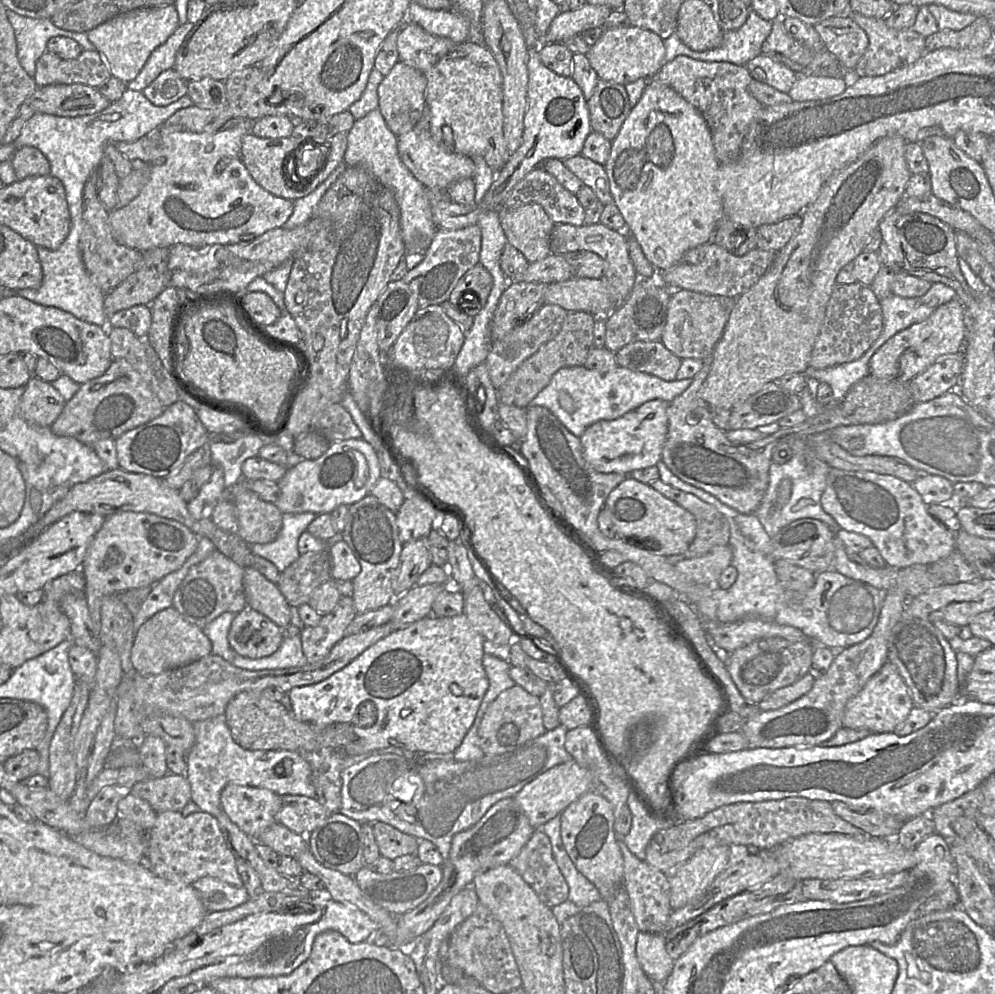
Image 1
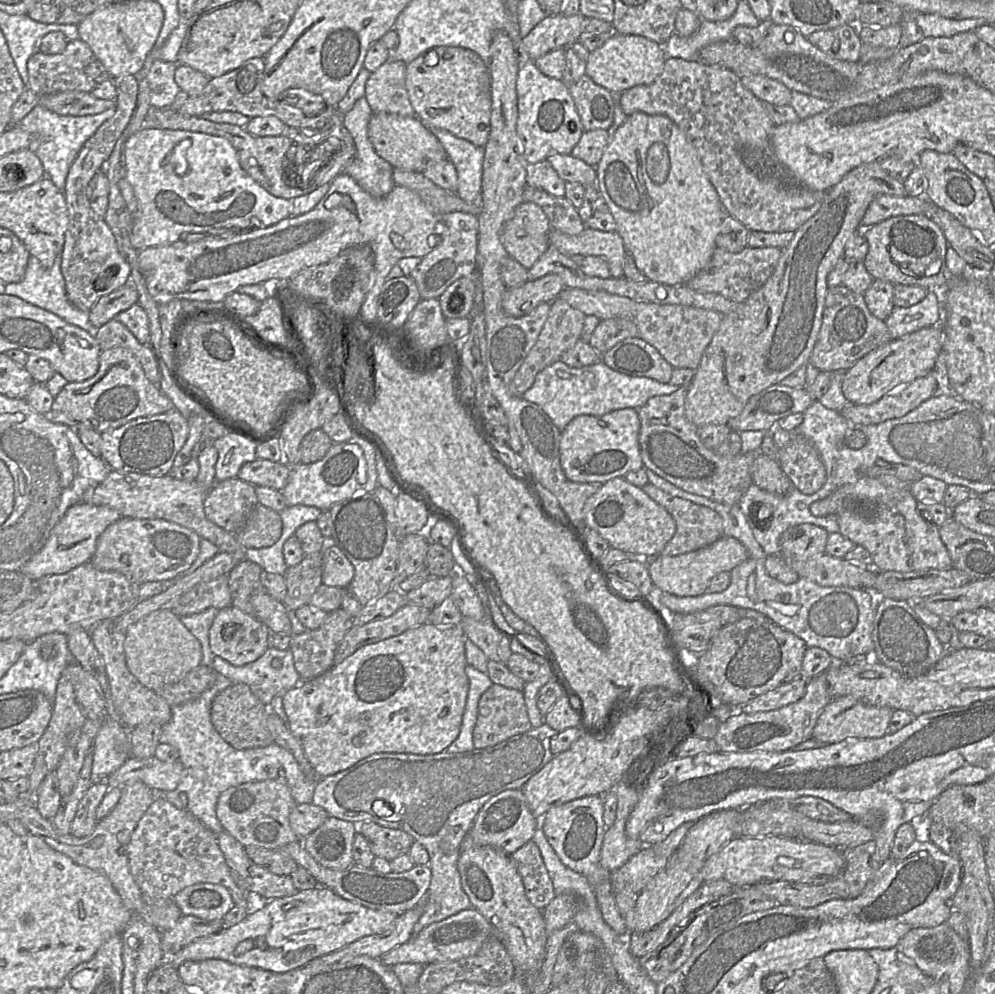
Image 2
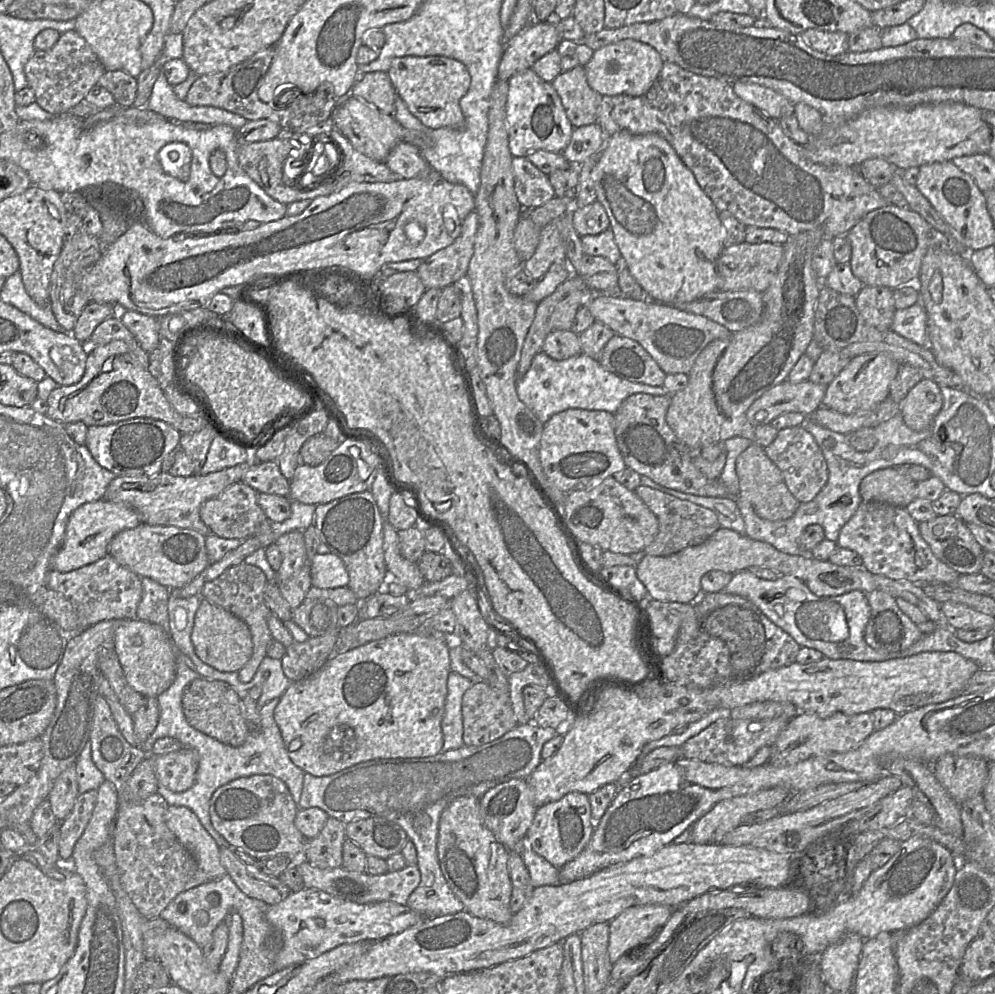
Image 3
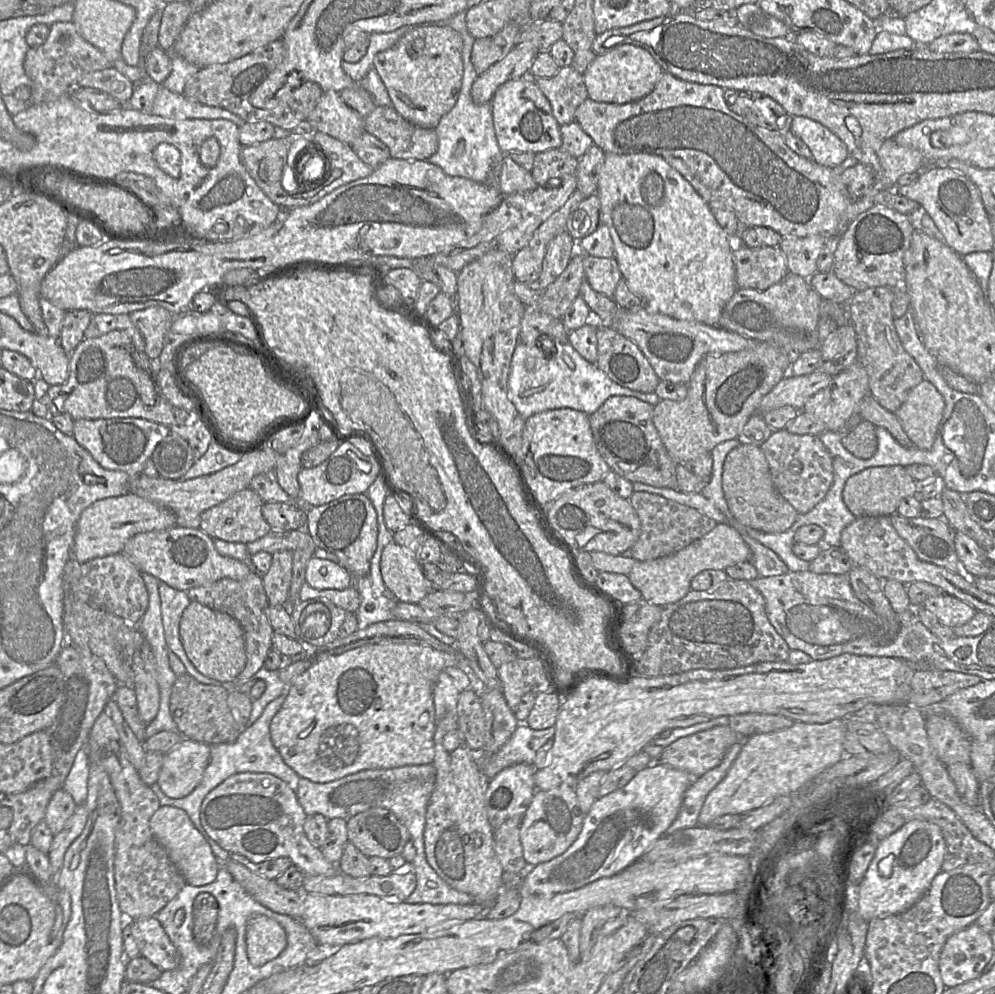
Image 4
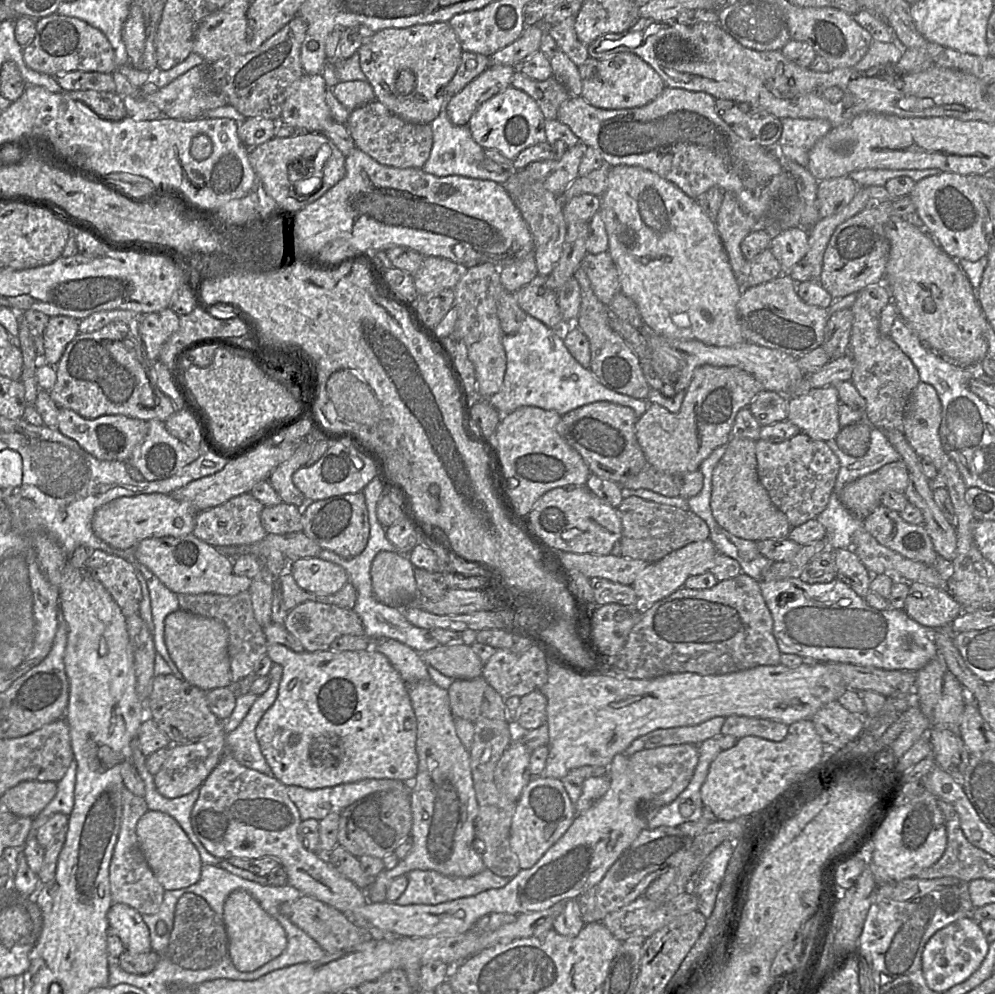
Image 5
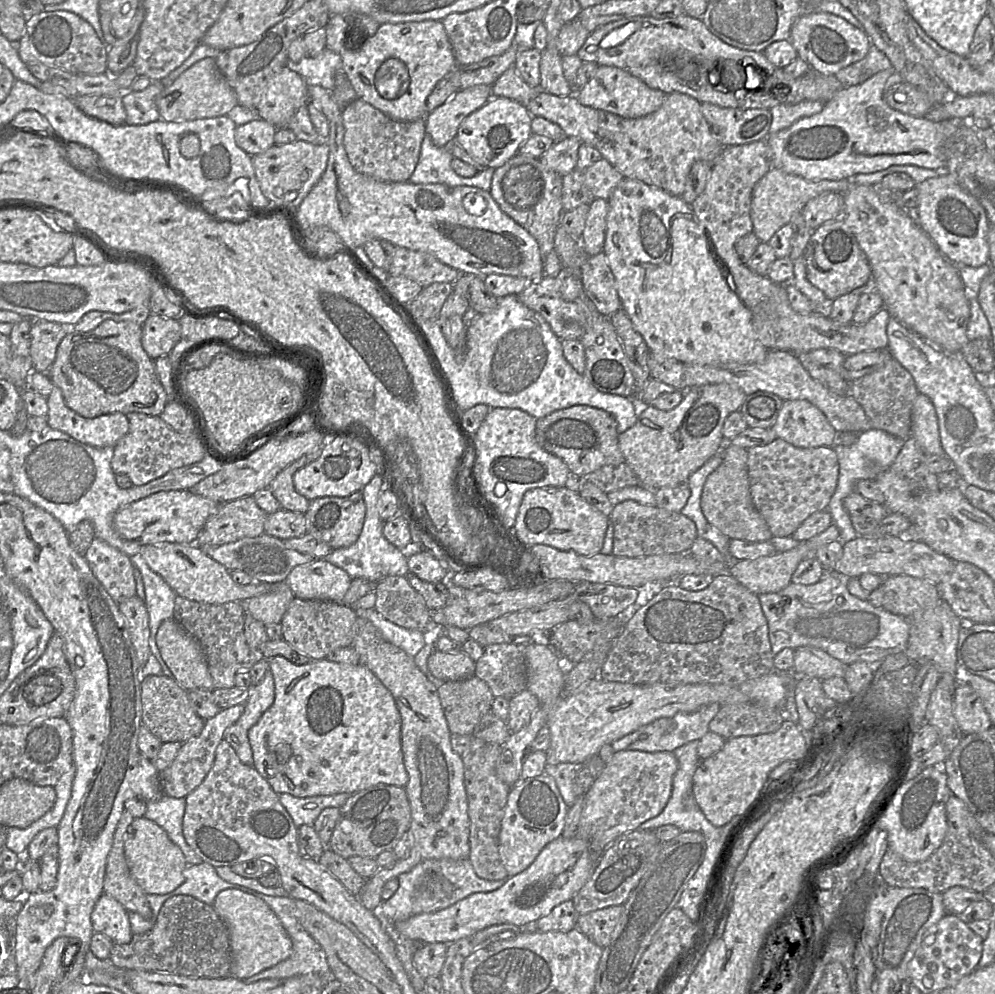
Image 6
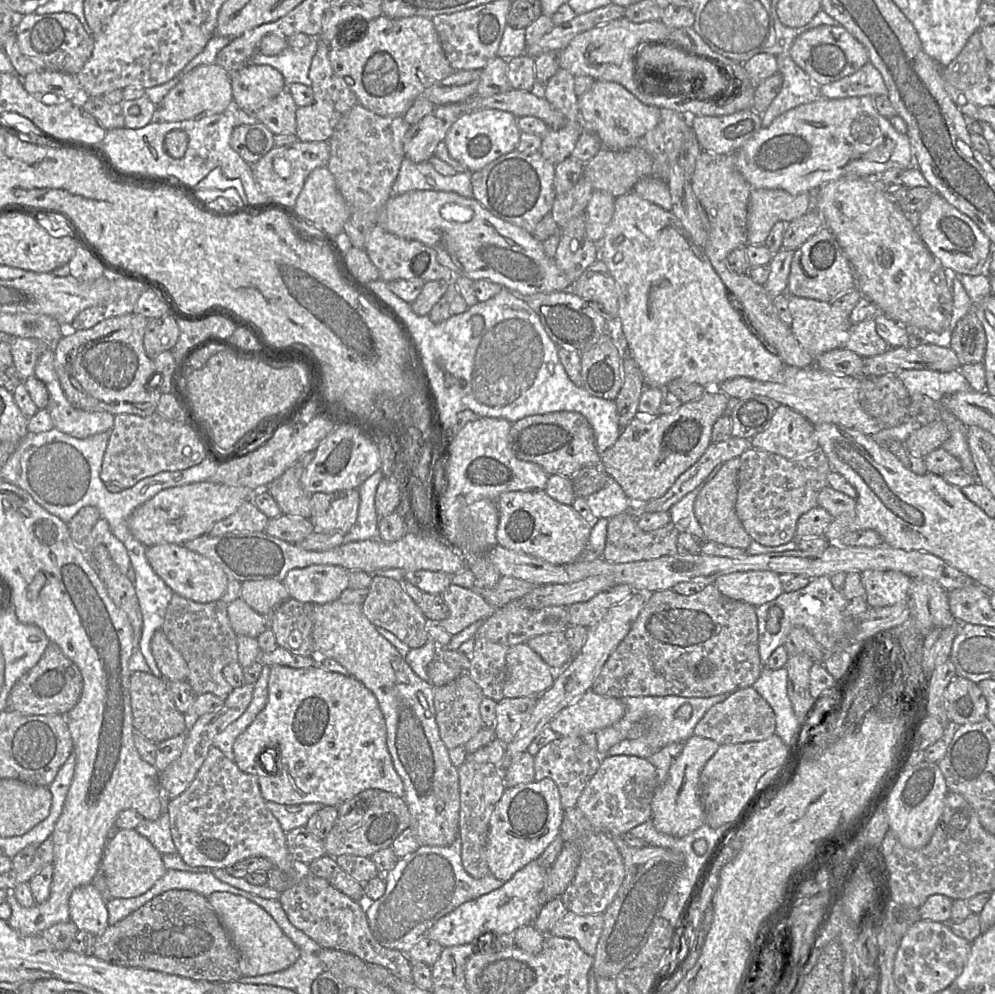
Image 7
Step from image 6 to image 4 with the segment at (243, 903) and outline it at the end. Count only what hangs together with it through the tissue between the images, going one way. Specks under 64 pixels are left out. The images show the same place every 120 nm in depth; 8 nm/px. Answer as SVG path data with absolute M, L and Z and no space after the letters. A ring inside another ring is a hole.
M252 915L246 924L246 950L250 963L263 966L277 958L287 946L287 934L275 920Z

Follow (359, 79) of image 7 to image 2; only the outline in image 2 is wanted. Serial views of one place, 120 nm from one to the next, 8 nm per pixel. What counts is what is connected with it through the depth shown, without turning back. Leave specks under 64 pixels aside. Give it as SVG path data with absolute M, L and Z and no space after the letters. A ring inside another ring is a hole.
M456 46L432 48L407 63L405 84L415 115L424 125L444 129L475 146L485 147L490 132L491 77L488 64L477 53Z

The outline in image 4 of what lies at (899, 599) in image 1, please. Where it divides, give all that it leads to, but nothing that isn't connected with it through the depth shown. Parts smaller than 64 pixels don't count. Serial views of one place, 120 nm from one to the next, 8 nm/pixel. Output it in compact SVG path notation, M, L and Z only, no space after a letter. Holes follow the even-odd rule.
M728 725L716 726L711 729L700 731L686 737L679 738L661 753L659 760L654 762L663 763L673 768L686 771L699 778L707 771L718 766L728 749L739 741L746 741L742 735L734 732Z

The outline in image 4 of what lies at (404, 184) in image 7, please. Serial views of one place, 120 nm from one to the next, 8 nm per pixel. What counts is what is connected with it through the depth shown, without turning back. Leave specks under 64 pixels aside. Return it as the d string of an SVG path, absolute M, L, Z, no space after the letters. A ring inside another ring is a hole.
M460 12L443 23L433 23L447 25L460 34L463 41L464 71L461 89L455 105L435 127L438 138L437 151L426 161L439 166L450 176L464 177L479 183L495 182L499 186L500 166L506 155L500 150L497 143L490 102L477 105L471 98L471 87L478 77L478 73L471 62L472 47L476 39L467 30L465 13Z

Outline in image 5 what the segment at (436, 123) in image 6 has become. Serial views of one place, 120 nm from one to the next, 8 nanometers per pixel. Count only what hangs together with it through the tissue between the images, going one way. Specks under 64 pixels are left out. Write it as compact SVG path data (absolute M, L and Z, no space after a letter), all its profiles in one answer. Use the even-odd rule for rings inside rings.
M490 65L460 92L449 97L444 109L451 123L466 125L483 102L511 85L516 70L517 67L510 65Z

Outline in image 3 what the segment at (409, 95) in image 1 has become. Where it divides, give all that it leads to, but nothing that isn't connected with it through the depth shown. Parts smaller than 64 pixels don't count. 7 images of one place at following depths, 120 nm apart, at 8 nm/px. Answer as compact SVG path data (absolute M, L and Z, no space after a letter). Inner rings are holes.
M382 71L361 74L353 85L350 95L391 115L394 113L398 97L387 72Z

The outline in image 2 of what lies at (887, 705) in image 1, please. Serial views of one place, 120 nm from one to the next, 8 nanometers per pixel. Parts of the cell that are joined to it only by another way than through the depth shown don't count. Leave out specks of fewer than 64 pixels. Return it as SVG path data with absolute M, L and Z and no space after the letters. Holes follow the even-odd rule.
M852 696L833 698L820 714L811 738L826 745L852 738L879 738L887 734L893 712L889 707L867 705Z

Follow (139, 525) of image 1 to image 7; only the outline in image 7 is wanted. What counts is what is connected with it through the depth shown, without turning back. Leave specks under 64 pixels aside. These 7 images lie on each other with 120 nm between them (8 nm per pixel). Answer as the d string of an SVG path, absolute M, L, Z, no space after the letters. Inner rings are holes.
M157 544L147 547L145 556L153 571L165 582L174 594L197 603L220 600L228 584L223 569L208 558L193 552L183 545Z

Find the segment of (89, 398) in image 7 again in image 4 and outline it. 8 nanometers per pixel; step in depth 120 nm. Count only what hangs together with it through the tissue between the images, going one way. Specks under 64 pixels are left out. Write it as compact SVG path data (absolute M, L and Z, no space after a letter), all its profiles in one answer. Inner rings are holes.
M112 330L95 338L84 338L69 355L69 376L60 385L50 386L46 403L50 415L64 414L73 420L139 418L163 424L167 427L181 426L190 418L190 413L172 405L163 395L158 378L151 376L155 363L140 353L133 344L131 337L123 330Z

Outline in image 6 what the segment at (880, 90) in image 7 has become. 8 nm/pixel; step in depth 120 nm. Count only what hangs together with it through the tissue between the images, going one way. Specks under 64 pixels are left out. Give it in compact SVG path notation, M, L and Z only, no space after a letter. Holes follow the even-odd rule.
M871 45L869 52L862 60L840 70L835 76L842 88L848 88L860 85L890 67L891 63L887 56Z

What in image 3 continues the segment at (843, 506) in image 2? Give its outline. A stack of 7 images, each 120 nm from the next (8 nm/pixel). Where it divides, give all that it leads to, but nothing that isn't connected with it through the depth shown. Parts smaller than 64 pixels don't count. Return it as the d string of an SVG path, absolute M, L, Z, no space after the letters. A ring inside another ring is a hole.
M862 501L854 515L841 528L837 544L838 547L856 552L862 558L862 565L869 572L893 580L905 579L918 584L955 584L960 575L933 554L920 534L918 522L912 518L905 507L877 501Z

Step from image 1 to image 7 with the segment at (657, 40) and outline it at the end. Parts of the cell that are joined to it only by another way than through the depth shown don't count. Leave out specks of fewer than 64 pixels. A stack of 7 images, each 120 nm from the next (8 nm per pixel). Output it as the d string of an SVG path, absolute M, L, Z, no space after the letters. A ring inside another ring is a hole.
M594 81L592 87L578 97L584 128L594 133L603 148L622 151L634 147L661 119L661 109L639 101L622 85L611 81Z

